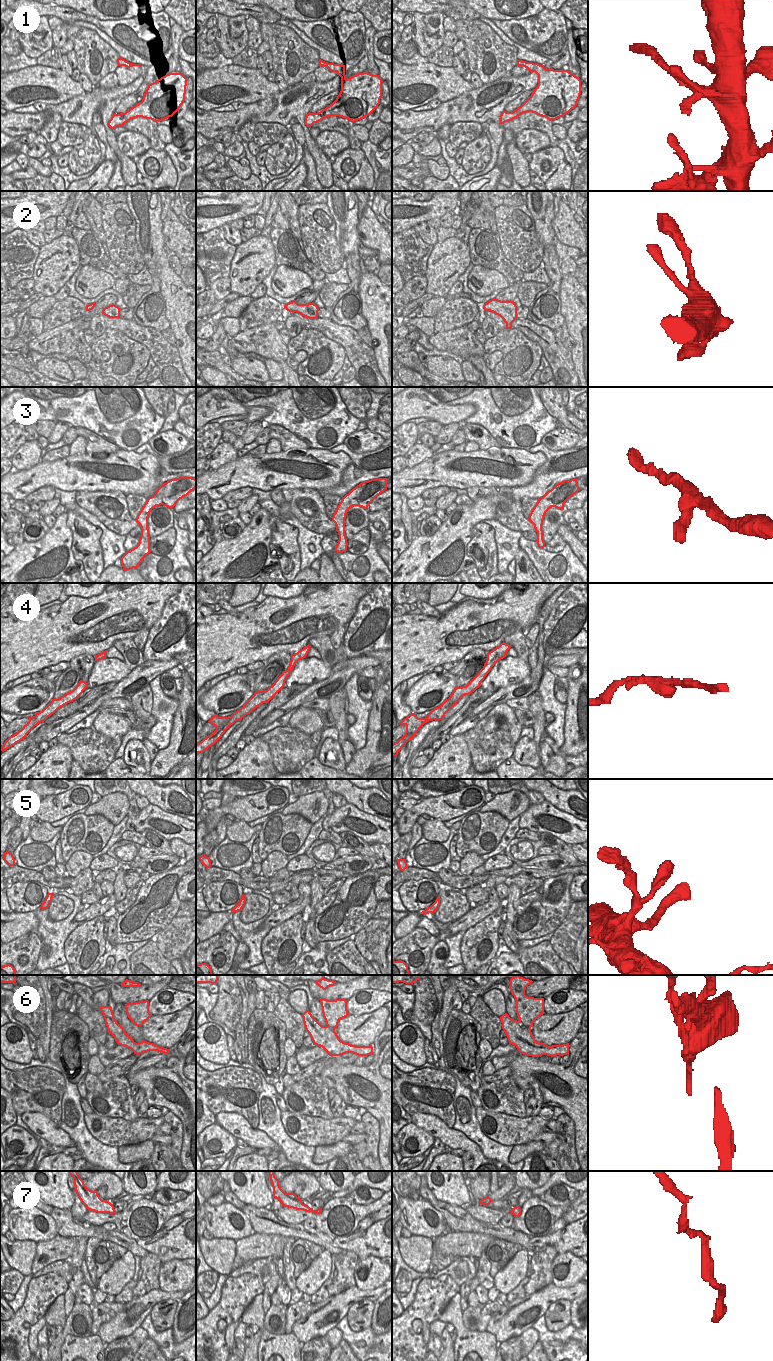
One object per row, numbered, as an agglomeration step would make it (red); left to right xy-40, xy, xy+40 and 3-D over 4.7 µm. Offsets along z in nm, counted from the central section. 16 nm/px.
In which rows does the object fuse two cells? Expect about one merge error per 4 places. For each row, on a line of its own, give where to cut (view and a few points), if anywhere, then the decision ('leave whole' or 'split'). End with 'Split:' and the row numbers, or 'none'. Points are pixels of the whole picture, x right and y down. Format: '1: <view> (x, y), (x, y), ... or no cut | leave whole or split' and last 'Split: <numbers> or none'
1: no cut | leave whole
2: no cut | leave whole
3: no cut | leave whole
4: no cut | leave whole
5: no cut | leave whole
6: xy+40 (516, 1021), (530, 1029) | split
7: no cut | leave whole
Split: 6

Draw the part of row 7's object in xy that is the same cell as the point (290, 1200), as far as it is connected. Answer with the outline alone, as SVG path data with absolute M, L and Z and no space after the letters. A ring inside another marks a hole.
M265 1171L270 1175L270 1181L273 1187L273 1197L278 1199L282 1206L293 1208L296 1210L303 1210L306 1212L312 1212L315 1214L321 1214L322 1208L314 1210L310 1208L308 1205L305 1205L299 1197L297 1197L294 1193L285 1193L280 1185L279 1180L275 1177L274 1171Z

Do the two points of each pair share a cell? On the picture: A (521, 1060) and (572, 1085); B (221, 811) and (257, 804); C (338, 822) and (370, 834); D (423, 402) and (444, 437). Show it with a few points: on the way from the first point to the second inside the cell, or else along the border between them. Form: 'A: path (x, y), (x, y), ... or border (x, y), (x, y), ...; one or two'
A: path (534, 1070), (552, 1071), (559, 1076); one
B: path (230, 808), (249, 808); one
C: path (346, 826), (352, 826), (362, 834); one
D: border (461, 422), (450, 422), (442, 426); two

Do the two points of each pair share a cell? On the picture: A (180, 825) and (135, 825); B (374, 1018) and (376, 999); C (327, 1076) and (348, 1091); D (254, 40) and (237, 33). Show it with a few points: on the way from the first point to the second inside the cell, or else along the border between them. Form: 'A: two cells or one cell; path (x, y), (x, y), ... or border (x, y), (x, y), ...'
A: one cell; path (169, 822), (160, 818), (148, 818), (146, 820)
B: two cells; border (381, 1006), (367, 1013), (352, 1015)
C: one cell; path (332, 1076), (343, 1086)
D: two cells; border (248, 32), (248, 42), (246, 45)

